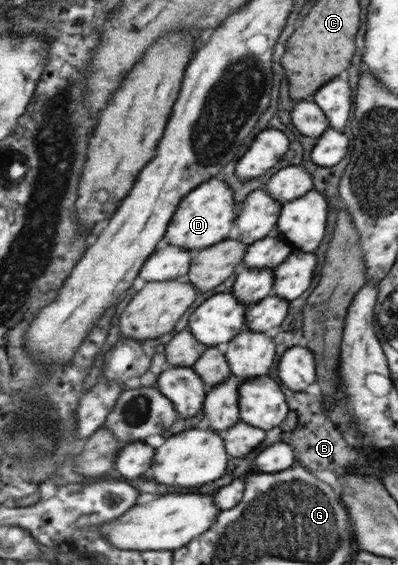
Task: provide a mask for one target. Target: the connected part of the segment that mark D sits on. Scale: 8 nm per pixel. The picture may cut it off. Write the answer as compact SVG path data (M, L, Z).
M215 176L197 185L179 202L179 207L176 208L175 215L165 233L166 243L194 252L199 251L227 238L233 226L233 218L235 218L233 191L225 181Z

